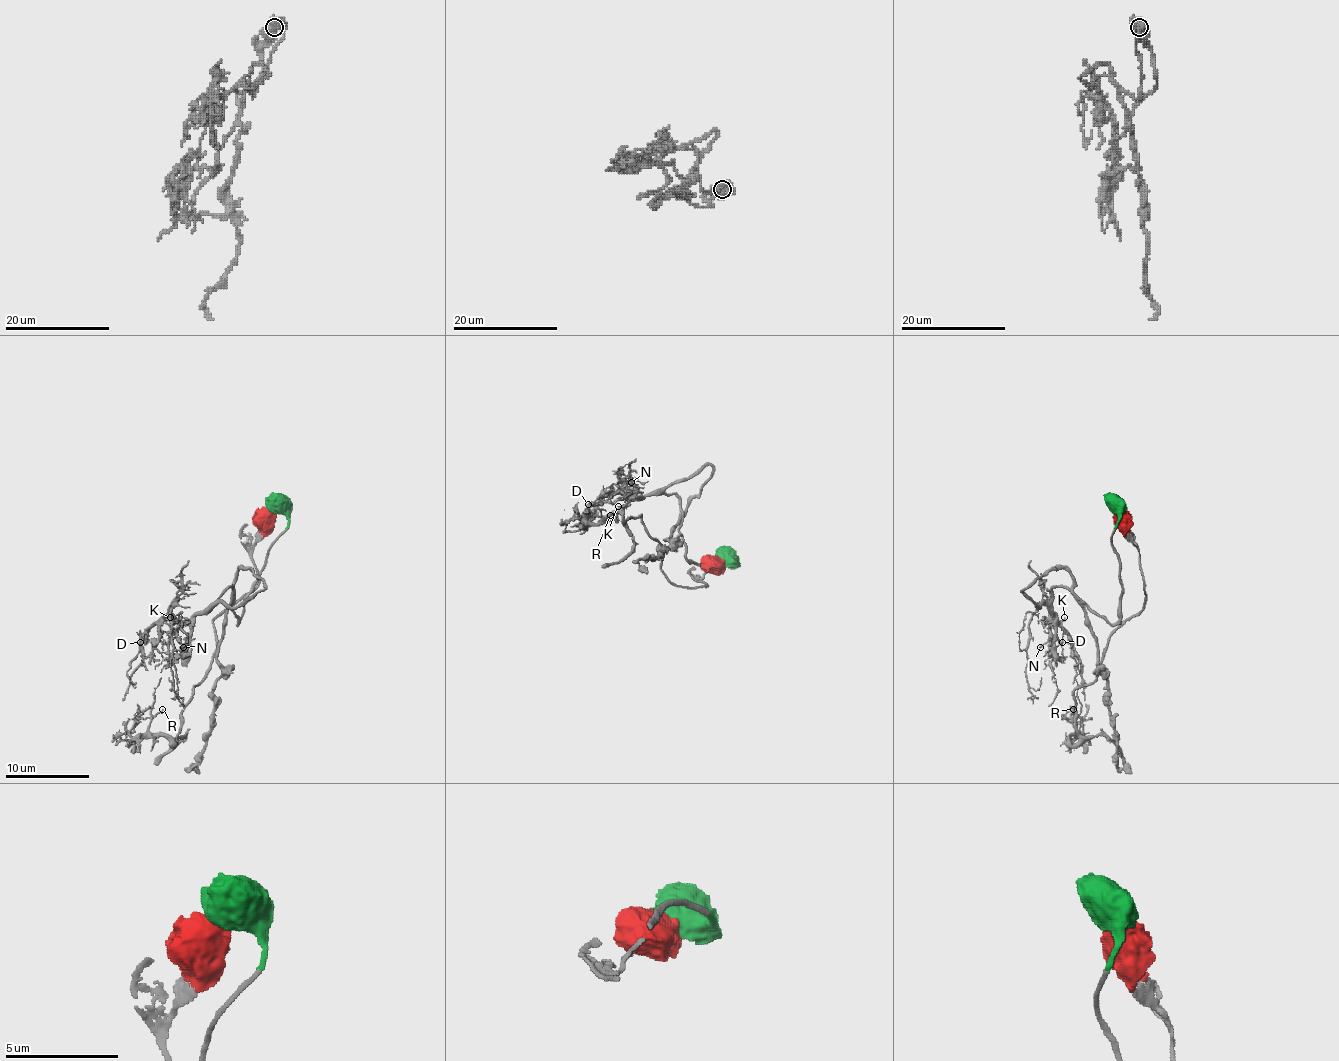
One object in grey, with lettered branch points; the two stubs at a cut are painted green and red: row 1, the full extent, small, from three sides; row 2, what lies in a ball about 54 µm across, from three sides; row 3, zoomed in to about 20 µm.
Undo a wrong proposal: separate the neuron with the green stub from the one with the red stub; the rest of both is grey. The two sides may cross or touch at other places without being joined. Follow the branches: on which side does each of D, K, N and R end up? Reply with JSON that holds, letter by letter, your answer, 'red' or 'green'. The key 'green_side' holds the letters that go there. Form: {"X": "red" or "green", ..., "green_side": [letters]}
{"D": "green", "K": "green", "N": "green", "R": "red", "green_side": ["D", "K", "N"]}

